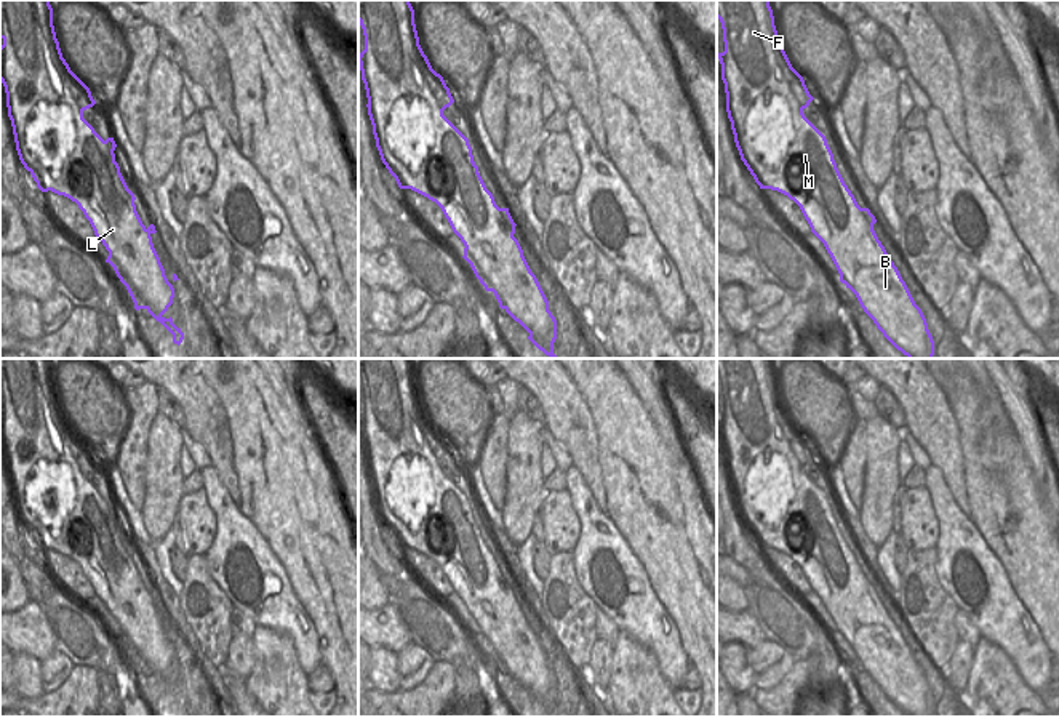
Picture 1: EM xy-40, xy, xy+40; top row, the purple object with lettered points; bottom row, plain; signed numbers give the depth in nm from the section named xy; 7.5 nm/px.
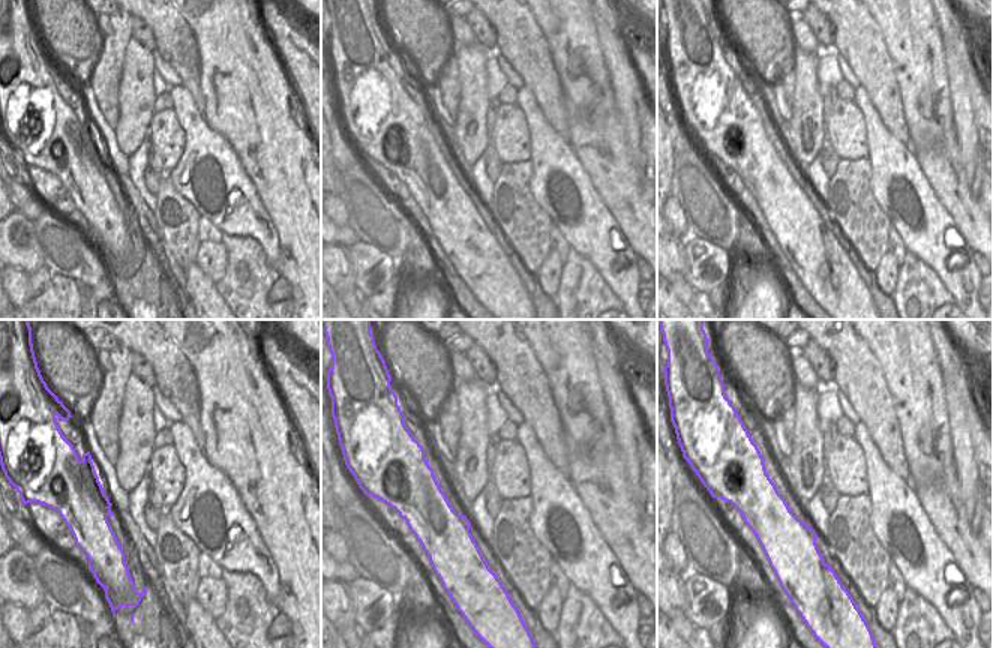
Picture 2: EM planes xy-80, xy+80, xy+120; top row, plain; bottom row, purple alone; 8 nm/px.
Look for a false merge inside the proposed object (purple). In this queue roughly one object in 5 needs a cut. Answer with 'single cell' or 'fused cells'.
single cell

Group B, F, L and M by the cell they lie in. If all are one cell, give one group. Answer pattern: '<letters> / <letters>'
B F L M

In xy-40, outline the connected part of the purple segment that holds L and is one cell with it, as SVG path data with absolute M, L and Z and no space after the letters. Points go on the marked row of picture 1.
M0 0L0 82L6 93L8 117L11 120L16 150L24 168L32 174L42 192L54 192L75 202L90 221L94 235L102 242L109 256L109 262L120 282L126 286L134 309L146 309L157 322L160 322L171 334L173 342L181 344L184 333L165 318L163 314L173 304L174 288L165 275L165 269L152 243L155 226L146 227L136 211L134 194L128 189L120 166L115 162L115 141L106 141L83 118L83 112L96 104L90 88L70 70L62 58L59 42L53 26L53 8L50 0Z

